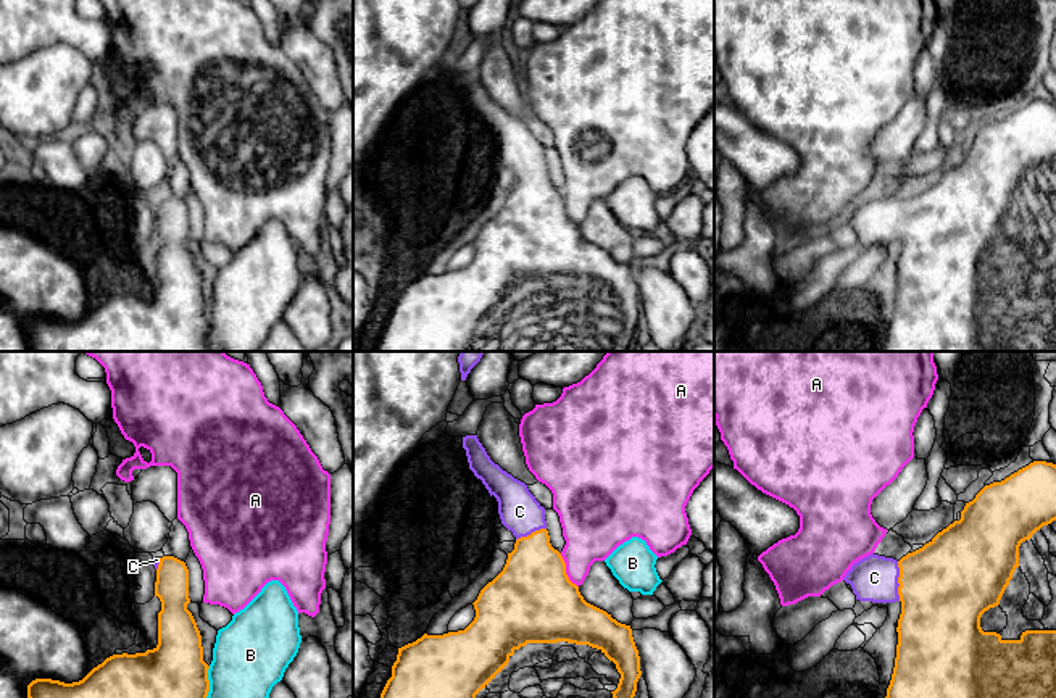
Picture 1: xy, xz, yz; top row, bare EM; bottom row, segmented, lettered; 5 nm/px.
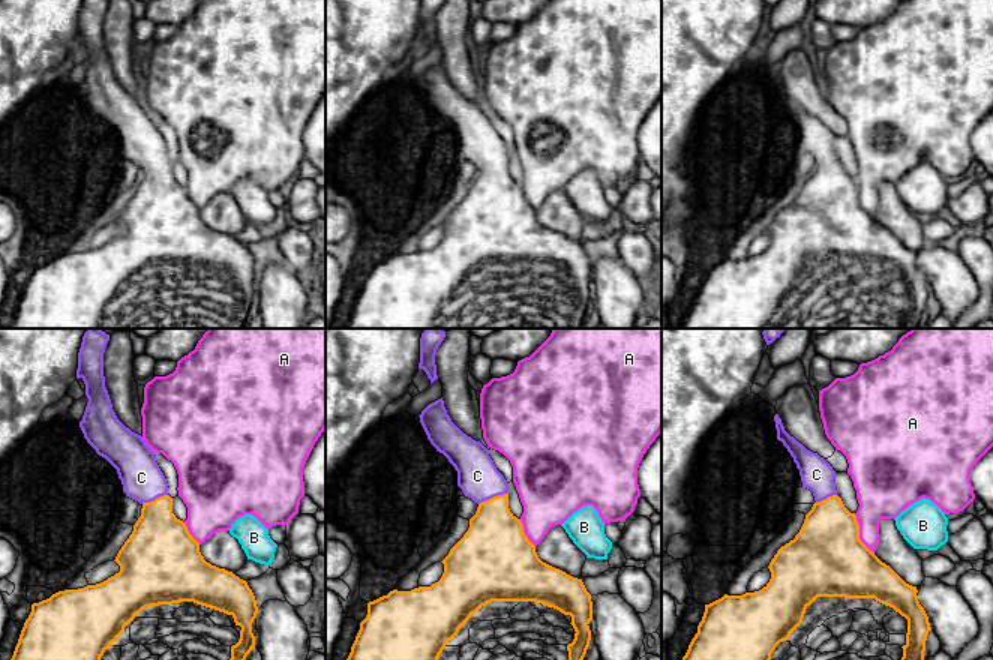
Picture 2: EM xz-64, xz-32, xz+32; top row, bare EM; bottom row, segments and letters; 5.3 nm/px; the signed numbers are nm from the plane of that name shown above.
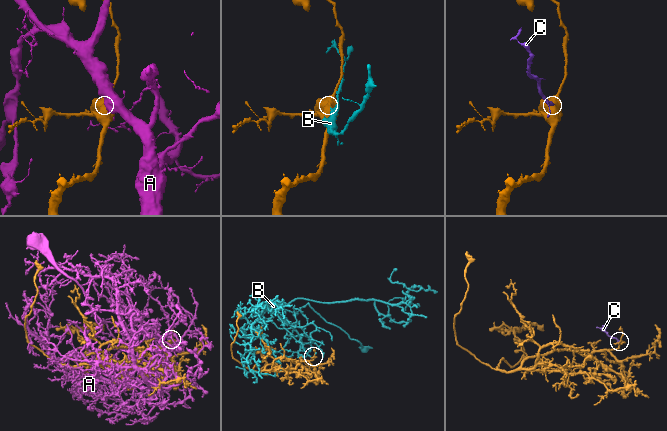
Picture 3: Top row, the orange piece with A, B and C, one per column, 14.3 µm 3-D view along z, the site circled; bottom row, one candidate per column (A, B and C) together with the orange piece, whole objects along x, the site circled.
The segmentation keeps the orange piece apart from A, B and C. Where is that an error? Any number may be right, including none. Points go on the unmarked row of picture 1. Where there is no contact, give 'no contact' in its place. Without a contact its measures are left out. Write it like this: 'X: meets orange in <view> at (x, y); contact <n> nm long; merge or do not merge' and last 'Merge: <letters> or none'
A: meets orange in xz at (565, 210); contact 200 nm long; do not merge
B: meets orange in xy at (208, 328); contact 240 nm long; do not merge
C: meets orange in yz at (898, 220); contact 200 nm long; merge
Merge: C

